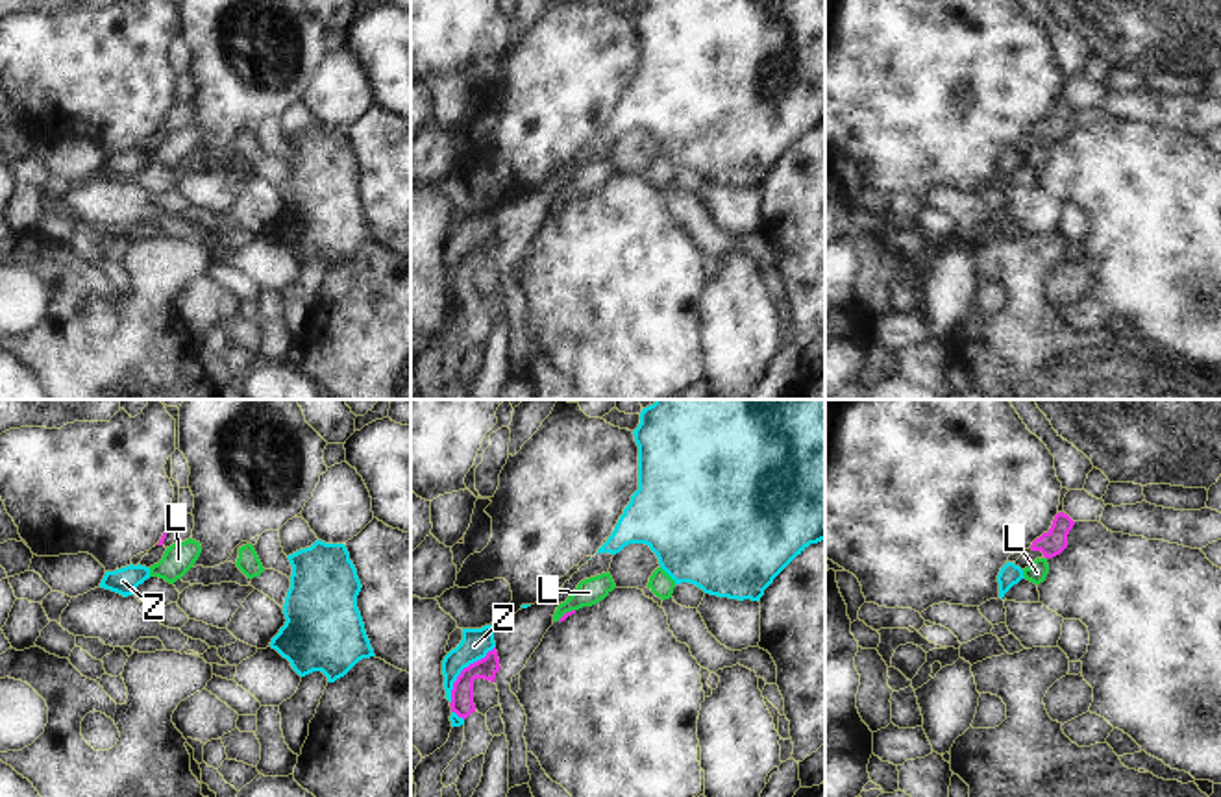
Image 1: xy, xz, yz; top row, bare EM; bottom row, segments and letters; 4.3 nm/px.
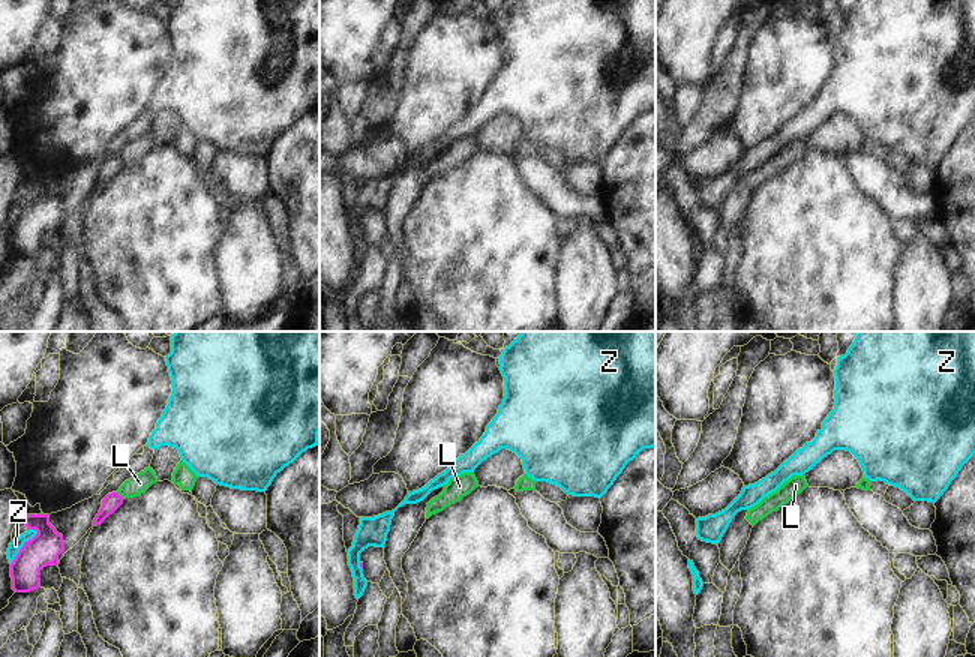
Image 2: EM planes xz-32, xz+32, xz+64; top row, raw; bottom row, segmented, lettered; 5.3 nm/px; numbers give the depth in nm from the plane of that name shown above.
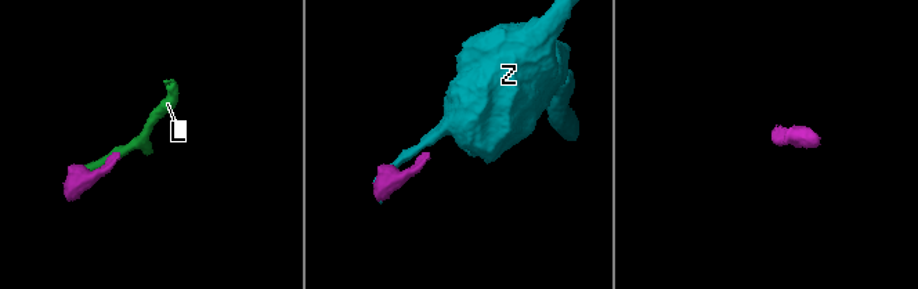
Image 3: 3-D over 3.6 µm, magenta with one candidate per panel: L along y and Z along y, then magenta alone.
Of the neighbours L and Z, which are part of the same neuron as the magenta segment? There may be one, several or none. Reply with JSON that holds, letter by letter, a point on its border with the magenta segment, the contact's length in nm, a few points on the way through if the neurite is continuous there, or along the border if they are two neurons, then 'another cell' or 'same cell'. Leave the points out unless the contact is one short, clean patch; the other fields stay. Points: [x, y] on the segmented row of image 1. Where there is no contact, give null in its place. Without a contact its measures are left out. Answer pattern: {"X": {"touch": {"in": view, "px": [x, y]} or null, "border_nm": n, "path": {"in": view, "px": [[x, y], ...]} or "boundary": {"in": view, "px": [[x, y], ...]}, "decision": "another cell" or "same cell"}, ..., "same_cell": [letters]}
{"L": {"touch": {"in": "xz", "px": [567, 613]}, "border_nm": 90, "boundary": {"in": "xz", "px": [[574, 609], [557, 620]]}, "decision": "another cell"}, "Z": {"touch": {"in": "xz", "px": [461, 672]}, "border_nm": 320, "boundary": {"in": "xz", "px": [[494, 646], [461, 672], [454, 683], [450, 703]]}, "decision": "another cell"}, "same_cell": []}

